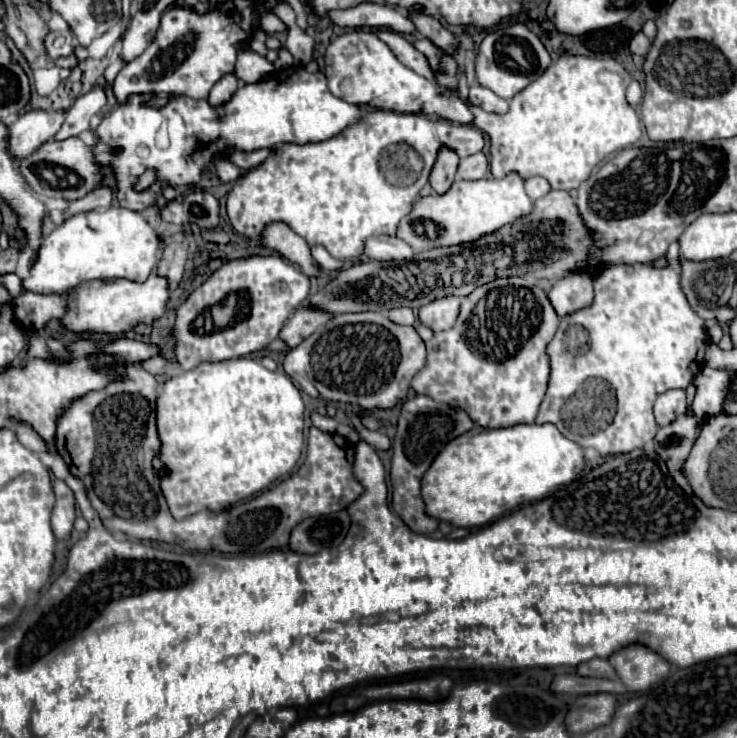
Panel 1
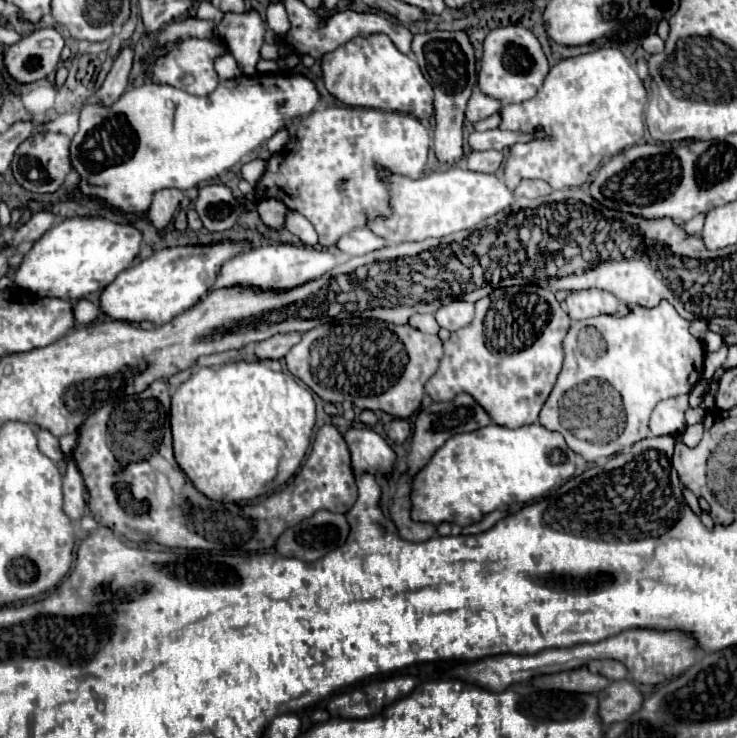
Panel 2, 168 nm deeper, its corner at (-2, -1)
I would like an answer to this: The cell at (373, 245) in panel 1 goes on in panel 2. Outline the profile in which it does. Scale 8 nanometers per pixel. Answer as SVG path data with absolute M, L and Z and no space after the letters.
M354 229L352 233L348 233L348 237L342 237L340 245L336 245L336 247L340 251L344 251L346 255L366 255L366 253L372 253L386 245L388 245L388 241L374 235L370 229Z

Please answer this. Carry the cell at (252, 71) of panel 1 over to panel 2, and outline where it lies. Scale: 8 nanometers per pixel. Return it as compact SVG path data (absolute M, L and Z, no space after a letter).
M252 9L244 15L226 13L218 25L218 33L244 75L254 75L260 61L260 45L264 43L264 23L258 11Z

